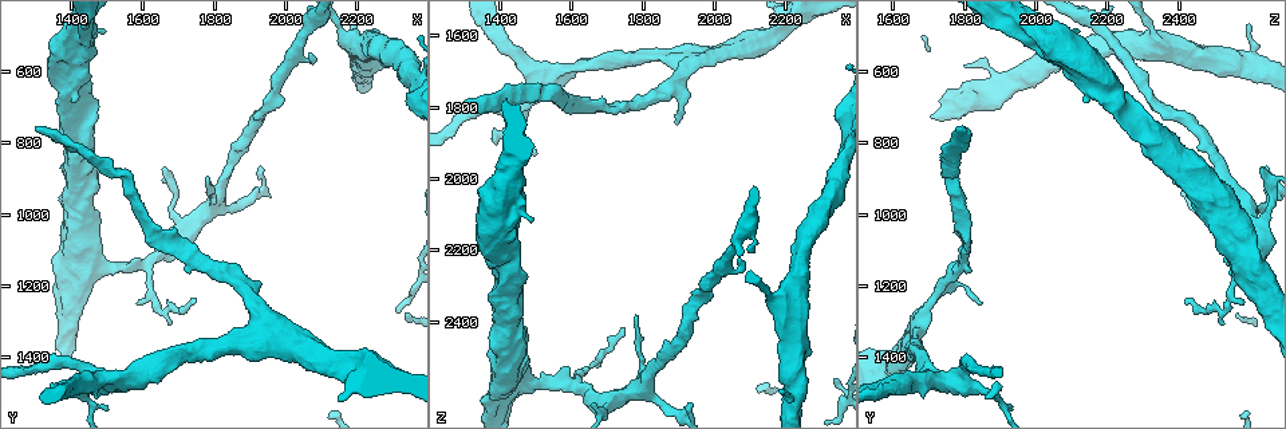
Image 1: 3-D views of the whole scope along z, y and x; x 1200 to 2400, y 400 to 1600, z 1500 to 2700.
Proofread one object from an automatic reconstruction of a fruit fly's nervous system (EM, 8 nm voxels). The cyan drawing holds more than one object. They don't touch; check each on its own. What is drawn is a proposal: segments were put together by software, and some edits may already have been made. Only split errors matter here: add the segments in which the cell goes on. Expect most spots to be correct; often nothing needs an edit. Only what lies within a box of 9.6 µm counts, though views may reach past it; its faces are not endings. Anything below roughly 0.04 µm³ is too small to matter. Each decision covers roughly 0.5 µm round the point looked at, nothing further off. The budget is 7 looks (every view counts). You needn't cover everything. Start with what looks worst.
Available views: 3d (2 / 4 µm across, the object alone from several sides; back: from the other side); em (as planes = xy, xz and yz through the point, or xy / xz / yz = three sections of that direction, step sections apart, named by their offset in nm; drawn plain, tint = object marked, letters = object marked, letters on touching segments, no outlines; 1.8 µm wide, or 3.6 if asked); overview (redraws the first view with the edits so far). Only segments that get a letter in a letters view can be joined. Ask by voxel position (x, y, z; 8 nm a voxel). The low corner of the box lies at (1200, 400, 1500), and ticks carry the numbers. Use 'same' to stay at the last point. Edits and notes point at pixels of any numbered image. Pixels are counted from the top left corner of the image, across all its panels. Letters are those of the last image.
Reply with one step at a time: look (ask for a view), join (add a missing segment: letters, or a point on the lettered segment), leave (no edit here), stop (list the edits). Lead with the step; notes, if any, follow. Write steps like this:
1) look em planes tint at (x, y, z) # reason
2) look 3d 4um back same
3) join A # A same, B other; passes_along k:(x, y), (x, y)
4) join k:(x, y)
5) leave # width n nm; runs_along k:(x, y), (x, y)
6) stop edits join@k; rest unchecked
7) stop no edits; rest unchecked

look 3d 4um back at (1300, 760, 1790) # free end

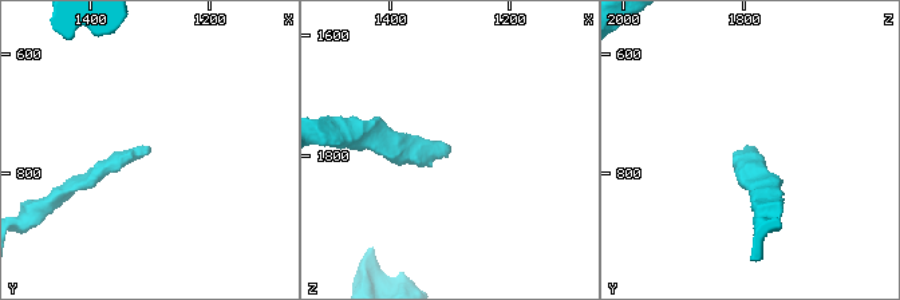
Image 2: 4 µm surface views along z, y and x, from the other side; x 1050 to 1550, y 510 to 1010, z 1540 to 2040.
look em planes letters at (1310, 760, 1800) # shape alone is not enough

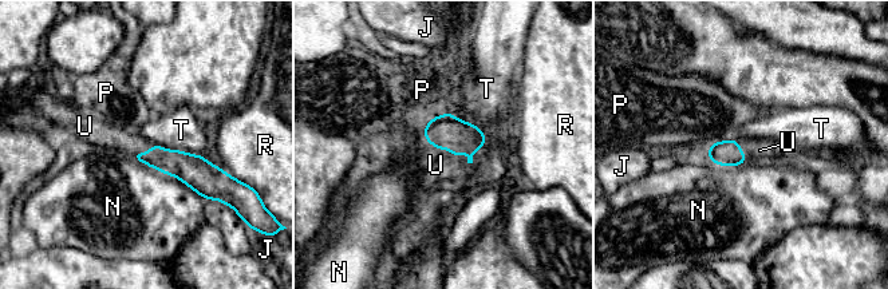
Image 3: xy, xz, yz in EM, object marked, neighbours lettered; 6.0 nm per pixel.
join U # J other, N other, P other, R other, T other, U same; the cell continues

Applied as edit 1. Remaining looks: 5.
look em 3.6um planes letters at (1690, 1040, 1780) # branch stops here

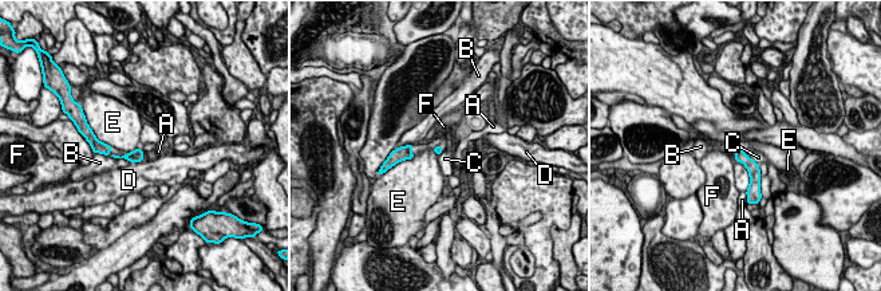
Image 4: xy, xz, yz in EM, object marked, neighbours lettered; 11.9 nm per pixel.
leave # A other, B other, C other, D other, E other, F other; border 4:(739, 146), (758, 165); none of them fits

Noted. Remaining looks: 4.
look em 3.6um xz step 4 tint at (2190, 520, 2330)

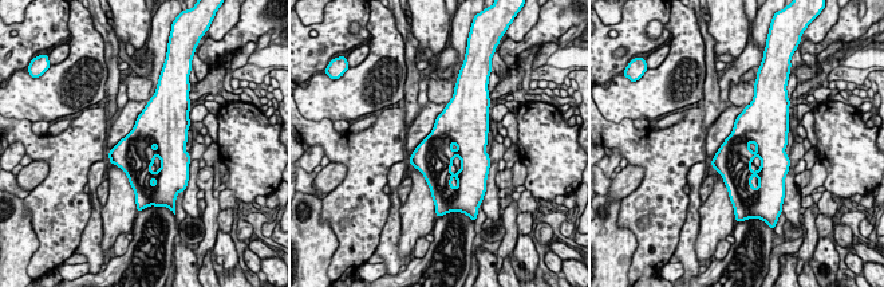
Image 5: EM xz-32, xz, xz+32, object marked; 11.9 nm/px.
look em 3.6um planes letters same # cut it another way

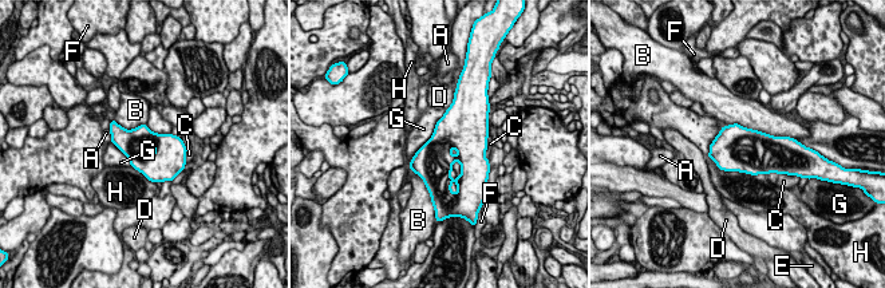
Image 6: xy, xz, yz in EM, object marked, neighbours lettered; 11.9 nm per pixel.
leave # longest_contact G 800 nm; A other, B other, C other, D other, E other, F other, G other, H other; none of them fits

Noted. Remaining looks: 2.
stop edits join@3; rest unchecked

